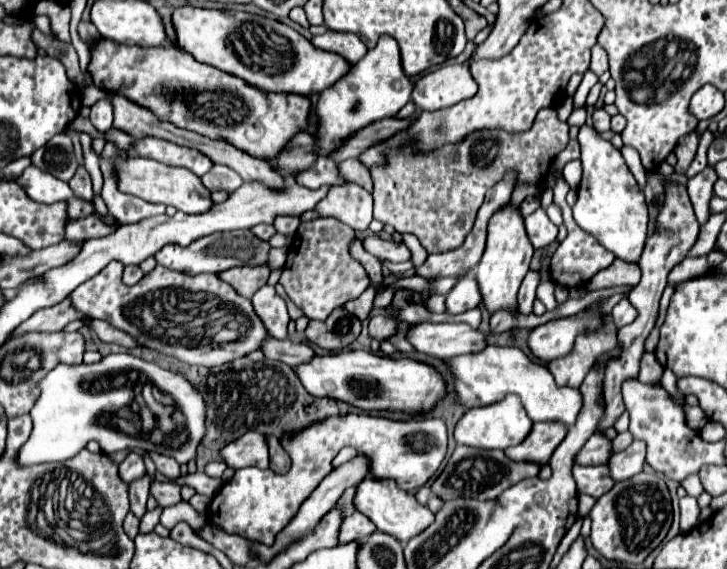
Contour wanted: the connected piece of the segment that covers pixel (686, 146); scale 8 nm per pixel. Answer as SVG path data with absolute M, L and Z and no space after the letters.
M691 131L677 141L675 151L673 151L677 157L677 165L675 165L677 175L683 175L689 169L693 157L695 157L695 151L697 151L697 131Z

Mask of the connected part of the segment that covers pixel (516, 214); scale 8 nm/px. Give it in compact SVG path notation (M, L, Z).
M507 203L495 215L489 219L487 227L487 245L483 251L483 257L477 265L477 281L481 287L483 303L491 313L499 309L515 309L515 299L519 285L523 277L527 275L530 268L530 262L534 254L534 248L531 247L525 225L523 225L523 215L519 205Z

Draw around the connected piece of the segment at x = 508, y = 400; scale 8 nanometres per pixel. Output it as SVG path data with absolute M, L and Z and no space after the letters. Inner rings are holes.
M507 395L497 403L477 407L477 409L467 409L455 427L455 439L459 445L469 445L469 447L507 449L507 447L519 445L529 435L531 427L533 427L533 421L527 417L519 395Z

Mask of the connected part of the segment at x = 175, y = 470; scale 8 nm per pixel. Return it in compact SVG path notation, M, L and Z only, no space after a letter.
M151 451L149 455L151 455L151 459L153 459L153 463L161 475L165 475L167 479L179 479L181 477L181 469L179 469L179 463L175 459L165 457L161 453L155 453L155 451Z

